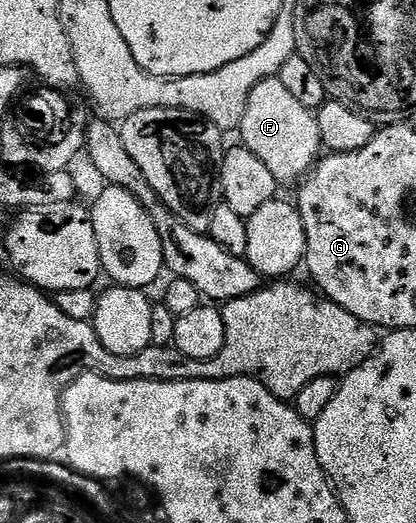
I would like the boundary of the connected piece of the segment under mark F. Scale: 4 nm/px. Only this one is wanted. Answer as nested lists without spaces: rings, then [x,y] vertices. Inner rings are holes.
[[[280,78],[266,79],[251,90],[251,98],[247,102],[247,110],[243,114],[243,122],[239,129],[240,143],[282,185],[296,185],[317,163],[323,152],[319,126],[314,109],[303,106],[291,93],[283,87]]]

